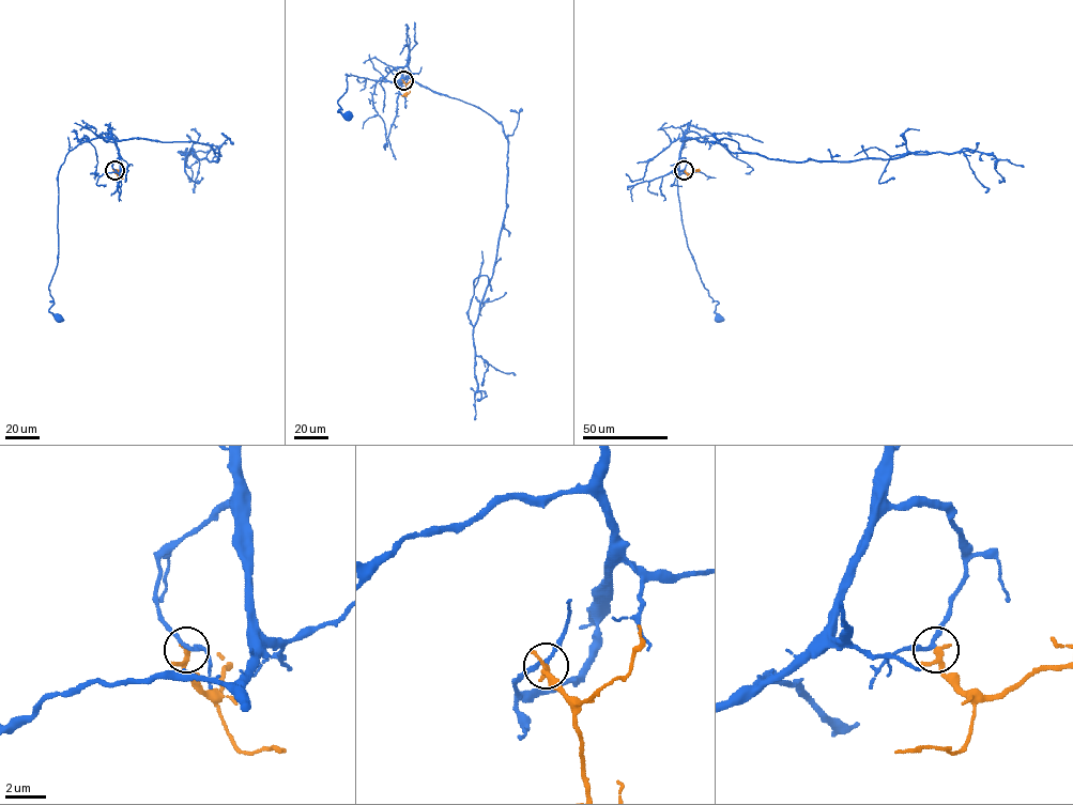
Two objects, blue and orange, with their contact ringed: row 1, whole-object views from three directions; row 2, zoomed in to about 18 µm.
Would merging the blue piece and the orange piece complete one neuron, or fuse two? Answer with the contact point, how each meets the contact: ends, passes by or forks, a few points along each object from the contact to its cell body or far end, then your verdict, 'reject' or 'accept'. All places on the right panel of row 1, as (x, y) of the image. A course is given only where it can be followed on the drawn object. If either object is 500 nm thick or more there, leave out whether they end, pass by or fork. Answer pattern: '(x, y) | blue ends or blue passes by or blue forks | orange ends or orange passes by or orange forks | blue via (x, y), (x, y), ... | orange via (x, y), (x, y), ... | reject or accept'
(684, 170) | blue passes by | orange passes by | blue via (684, 170), (684, 137), (677, 179), (681, 221), (701, 282), (718, 303), (718, 318) | orange via (685, 170), (687, 173), (699, 169) | reject

